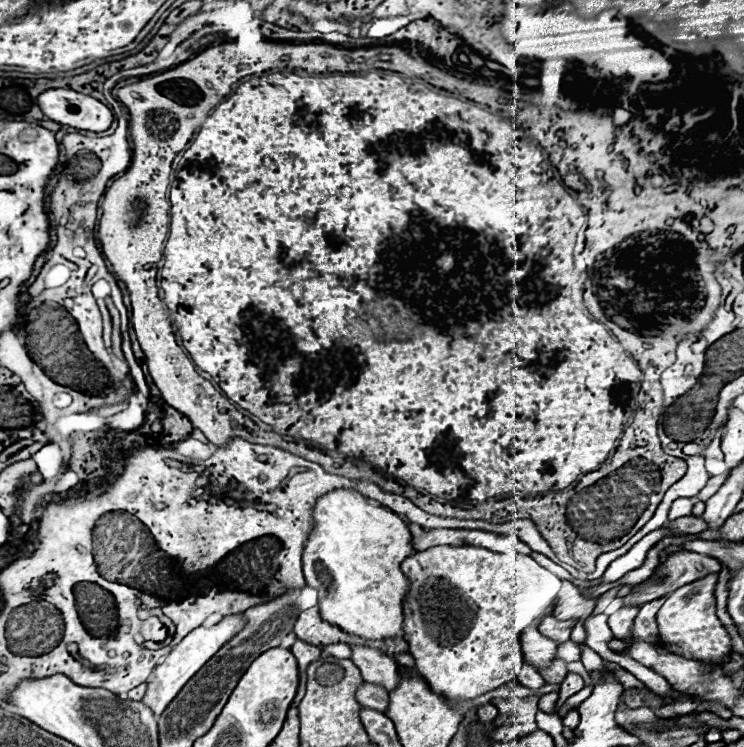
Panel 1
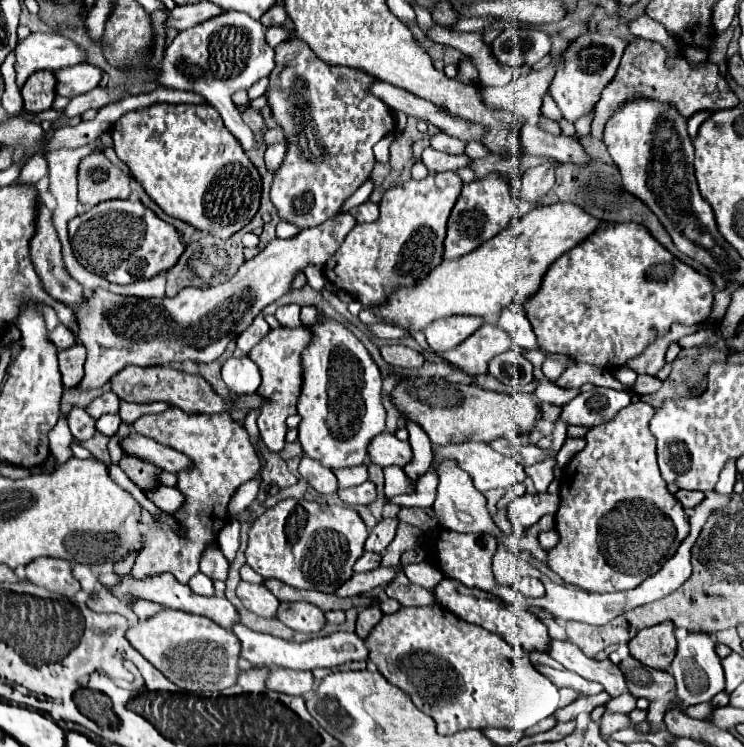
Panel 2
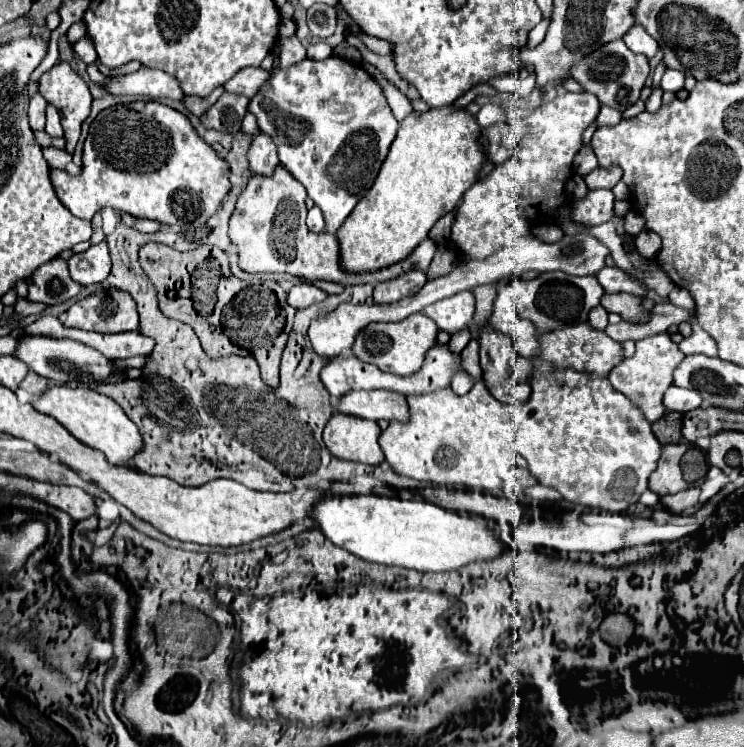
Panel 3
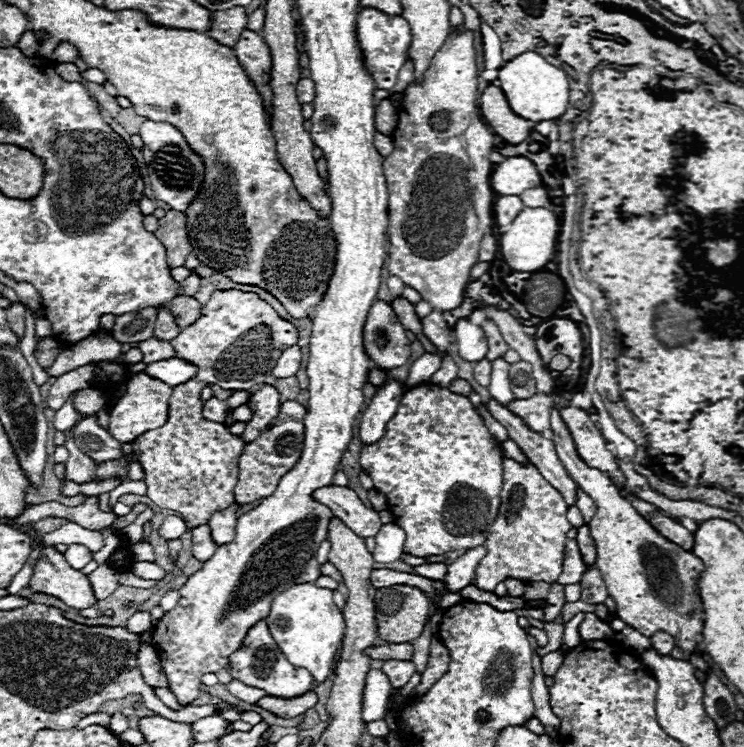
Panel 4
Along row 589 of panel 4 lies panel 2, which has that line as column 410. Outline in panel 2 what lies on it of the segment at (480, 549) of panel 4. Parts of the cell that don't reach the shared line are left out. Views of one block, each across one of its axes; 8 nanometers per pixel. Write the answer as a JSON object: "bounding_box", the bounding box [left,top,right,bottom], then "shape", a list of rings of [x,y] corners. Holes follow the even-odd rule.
{"bounding_box":[368,432,414,468],"shape":[[[382,432],[378,438],[374,438],[368,454],[372,462],[382,468],[386,466],[404,468],[412,462],[412,456],[414,456],[408,442],[400,442],[394,434],[388,434],[388,432]]]}

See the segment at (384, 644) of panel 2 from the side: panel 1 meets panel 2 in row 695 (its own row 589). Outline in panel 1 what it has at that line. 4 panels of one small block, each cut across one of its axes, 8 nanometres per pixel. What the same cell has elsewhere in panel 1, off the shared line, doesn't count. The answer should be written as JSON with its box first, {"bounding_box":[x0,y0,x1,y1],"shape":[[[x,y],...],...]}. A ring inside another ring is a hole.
{"bounding_box":[402,546,562,700],"shape":[[[434,546],[434,548],[428,548],[428,550],[422,550],[418,554],[412,554],[408,556],[404,562],[402,562],[402,572],[406,574],[408,582],[410,582],[410,588],[406,592],[406,598],[404,598],[404,638],[408,642],[408,652],[414,656],[414,662],[416,662],[416,670],[422,678],[426,678],[426,682],[430,684],[430,688],[446,698],[454,698],[454,700],[460,700],[460,698],[476,698],[476,696],[482,696],[486,692],[492,692],[496,688],[500,688],[502,684],[514,680],[520,672],[520,666],[524,662],[522,658],[522,646],[520,646],[520,636],[524,632],[524,628],[538,616],[538,612],[542,608],[546,608],[558,594],[560,590],[560,584],[562,580],[558,576],[554,576],[552,572],[548,572],[546,568],[542,568],[540,564],[536,564],[532,560],[530,554],[522,554],[518,550],[508,550],[508,552],[494,552],[494,550],[486,550],[486,548],[478,548],[478,546]]]}

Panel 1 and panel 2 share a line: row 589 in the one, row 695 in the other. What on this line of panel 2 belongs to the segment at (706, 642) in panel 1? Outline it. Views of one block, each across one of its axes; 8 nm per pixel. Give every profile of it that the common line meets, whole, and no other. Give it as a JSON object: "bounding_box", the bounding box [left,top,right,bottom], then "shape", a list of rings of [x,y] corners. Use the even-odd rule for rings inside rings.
{"bounding_box":[670,632,724,706],"shape":[[[690,632],[684,640],[680,640],[678,652],[676,652],[676,658],[674,658],[670,670],[676,678],[678,698],[684,706],[708,702],[718,692],[724,690],[724,670],[722,670],[720,658],[716,654],[716,638],[710,632],[698,632],[698,634]]]}

